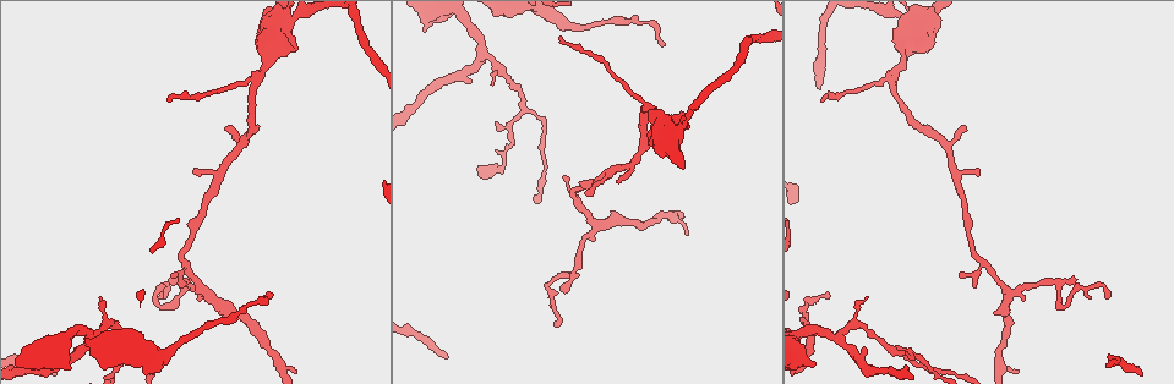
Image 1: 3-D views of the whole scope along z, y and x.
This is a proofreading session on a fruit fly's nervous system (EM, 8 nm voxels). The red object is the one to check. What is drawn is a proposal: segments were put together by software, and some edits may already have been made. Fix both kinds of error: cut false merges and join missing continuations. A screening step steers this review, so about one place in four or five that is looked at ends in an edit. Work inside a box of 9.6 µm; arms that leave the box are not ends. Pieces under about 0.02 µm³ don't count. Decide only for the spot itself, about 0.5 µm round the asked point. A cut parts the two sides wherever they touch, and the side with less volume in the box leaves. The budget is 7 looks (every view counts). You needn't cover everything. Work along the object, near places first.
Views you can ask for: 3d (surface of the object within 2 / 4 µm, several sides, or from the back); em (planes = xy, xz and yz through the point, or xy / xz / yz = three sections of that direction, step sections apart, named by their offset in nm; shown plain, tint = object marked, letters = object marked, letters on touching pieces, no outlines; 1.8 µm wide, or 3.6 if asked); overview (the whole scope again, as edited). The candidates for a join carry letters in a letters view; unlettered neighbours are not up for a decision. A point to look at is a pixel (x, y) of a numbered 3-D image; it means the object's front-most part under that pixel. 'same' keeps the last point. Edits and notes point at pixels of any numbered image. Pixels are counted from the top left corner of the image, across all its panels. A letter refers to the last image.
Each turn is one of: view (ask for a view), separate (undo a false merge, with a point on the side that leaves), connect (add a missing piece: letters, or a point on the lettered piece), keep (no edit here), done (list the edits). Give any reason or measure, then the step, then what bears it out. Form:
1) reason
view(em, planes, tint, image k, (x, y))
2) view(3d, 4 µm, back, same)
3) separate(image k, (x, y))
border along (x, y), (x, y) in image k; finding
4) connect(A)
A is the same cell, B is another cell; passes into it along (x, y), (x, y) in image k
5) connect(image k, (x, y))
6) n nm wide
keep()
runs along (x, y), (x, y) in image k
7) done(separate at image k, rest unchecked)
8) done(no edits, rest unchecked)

thin end
view(3d, 2 µm, image 1, (270, 298))

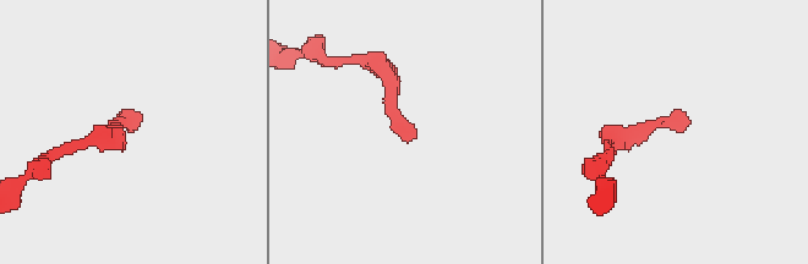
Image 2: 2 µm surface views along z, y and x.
shape alone is not enough
view(em, 3.6 µm, yz, step 4, letters, image 2, (411, 138))

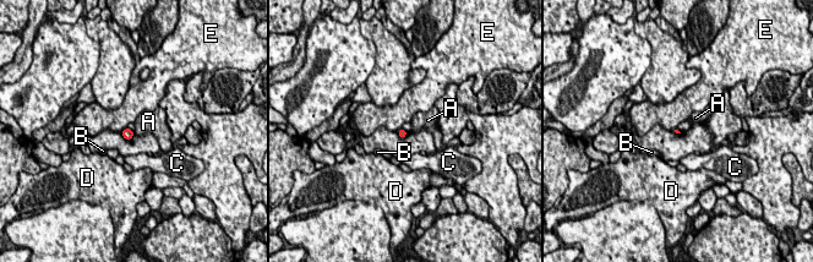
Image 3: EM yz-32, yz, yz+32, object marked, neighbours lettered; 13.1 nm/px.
keep()
A, B, C, D and E are other cells; border along (132, 131), (135, 135) in image 3; none of them fits

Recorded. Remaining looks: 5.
sudden change in width
view(3d, 4 µm, image 1, (167, 349))

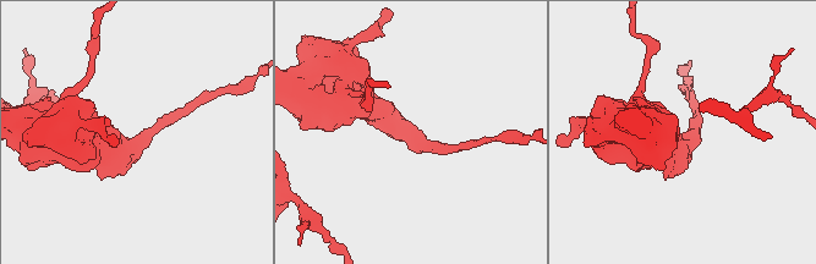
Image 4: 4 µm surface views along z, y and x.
view(em, planes, letters, image 4, (686, 138))

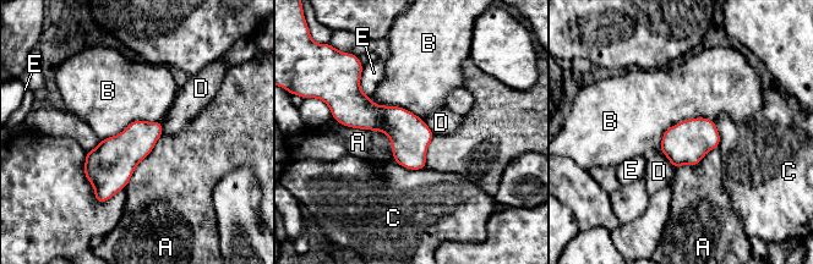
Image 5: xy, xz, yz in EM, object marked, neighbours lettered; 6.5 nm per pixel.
A touches over 440 nm
keep()
A, B, C, D and E are other cells; border along (714, 121), (676, 122), (656, 149) in image 5; all the same neuron

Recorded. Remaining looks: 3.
end of a long branch
view(3d, 2 µm, image 1, (167, 101))

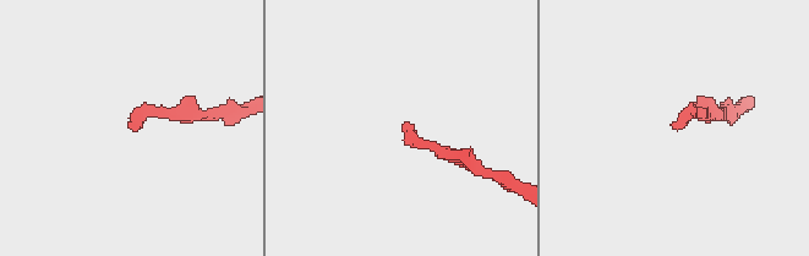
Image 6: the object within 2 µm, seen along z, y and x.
now the EM
view(em, xz, step 8, tint, image 6, (403, 125))

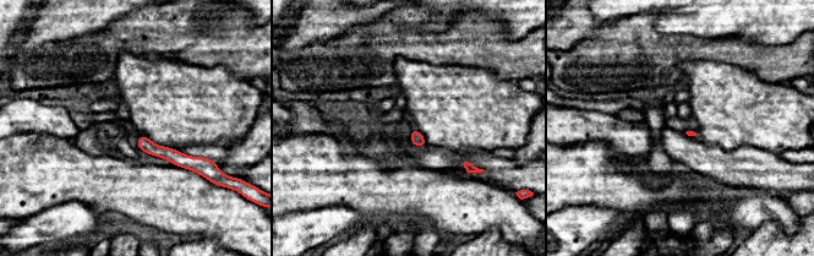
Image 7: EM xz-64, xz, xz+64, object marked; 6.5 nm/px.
view(em, xy, step 16, letters, same)

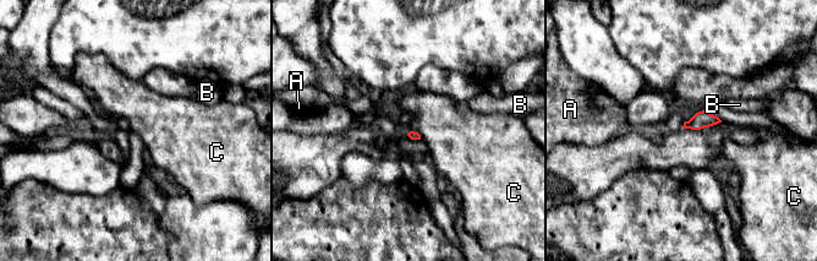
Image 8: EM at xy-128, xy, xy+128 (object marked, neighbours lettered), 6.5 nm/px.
keep()
A, B and C are other cells; border along (410, 130), (416, 131), (421, 139) in image 8; none of them fits

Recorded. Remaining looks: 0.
done(no edits, rest unchecked)

